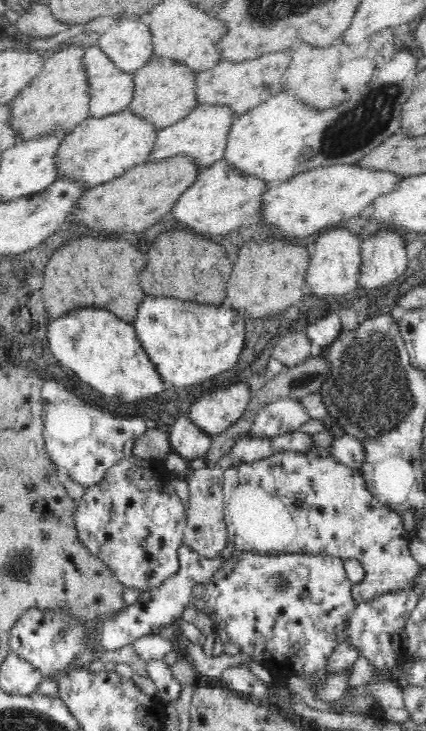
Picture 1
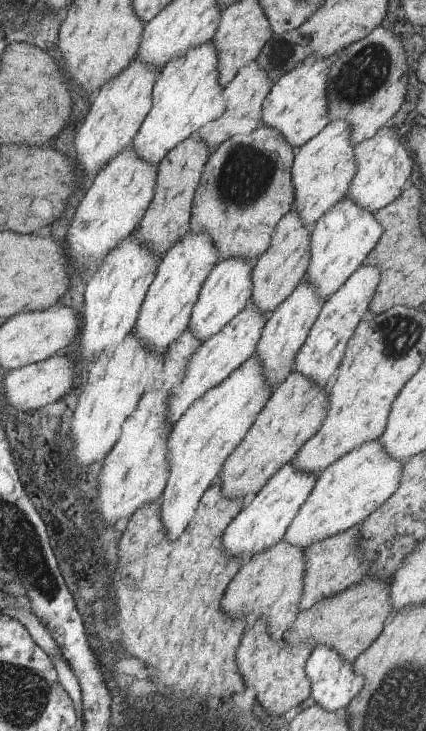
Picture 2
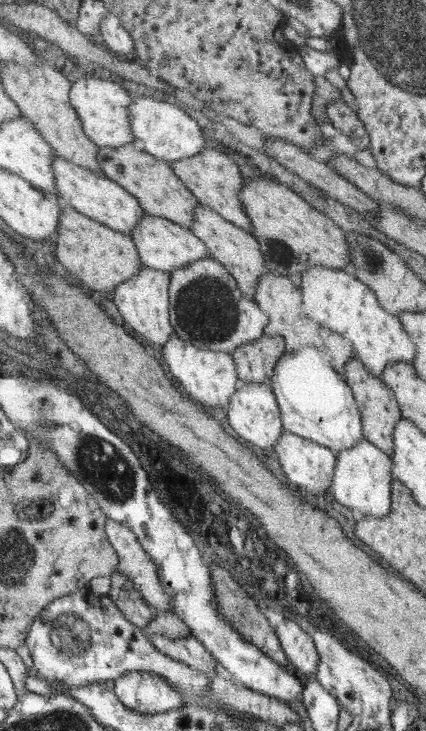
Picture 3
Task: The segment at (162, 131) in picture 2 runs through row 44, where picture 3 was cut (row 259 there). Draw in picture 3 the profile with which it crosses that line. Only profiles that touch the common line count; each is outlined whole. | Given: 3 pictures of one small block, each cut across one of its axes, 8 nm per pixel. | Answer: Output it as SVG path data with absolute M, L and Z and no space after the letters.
M213 256L189 263L172 273L170 313L175 334L182 340L197 348L232 355L237 348L261 340L269 324L265 311L240 291L232 273Z

